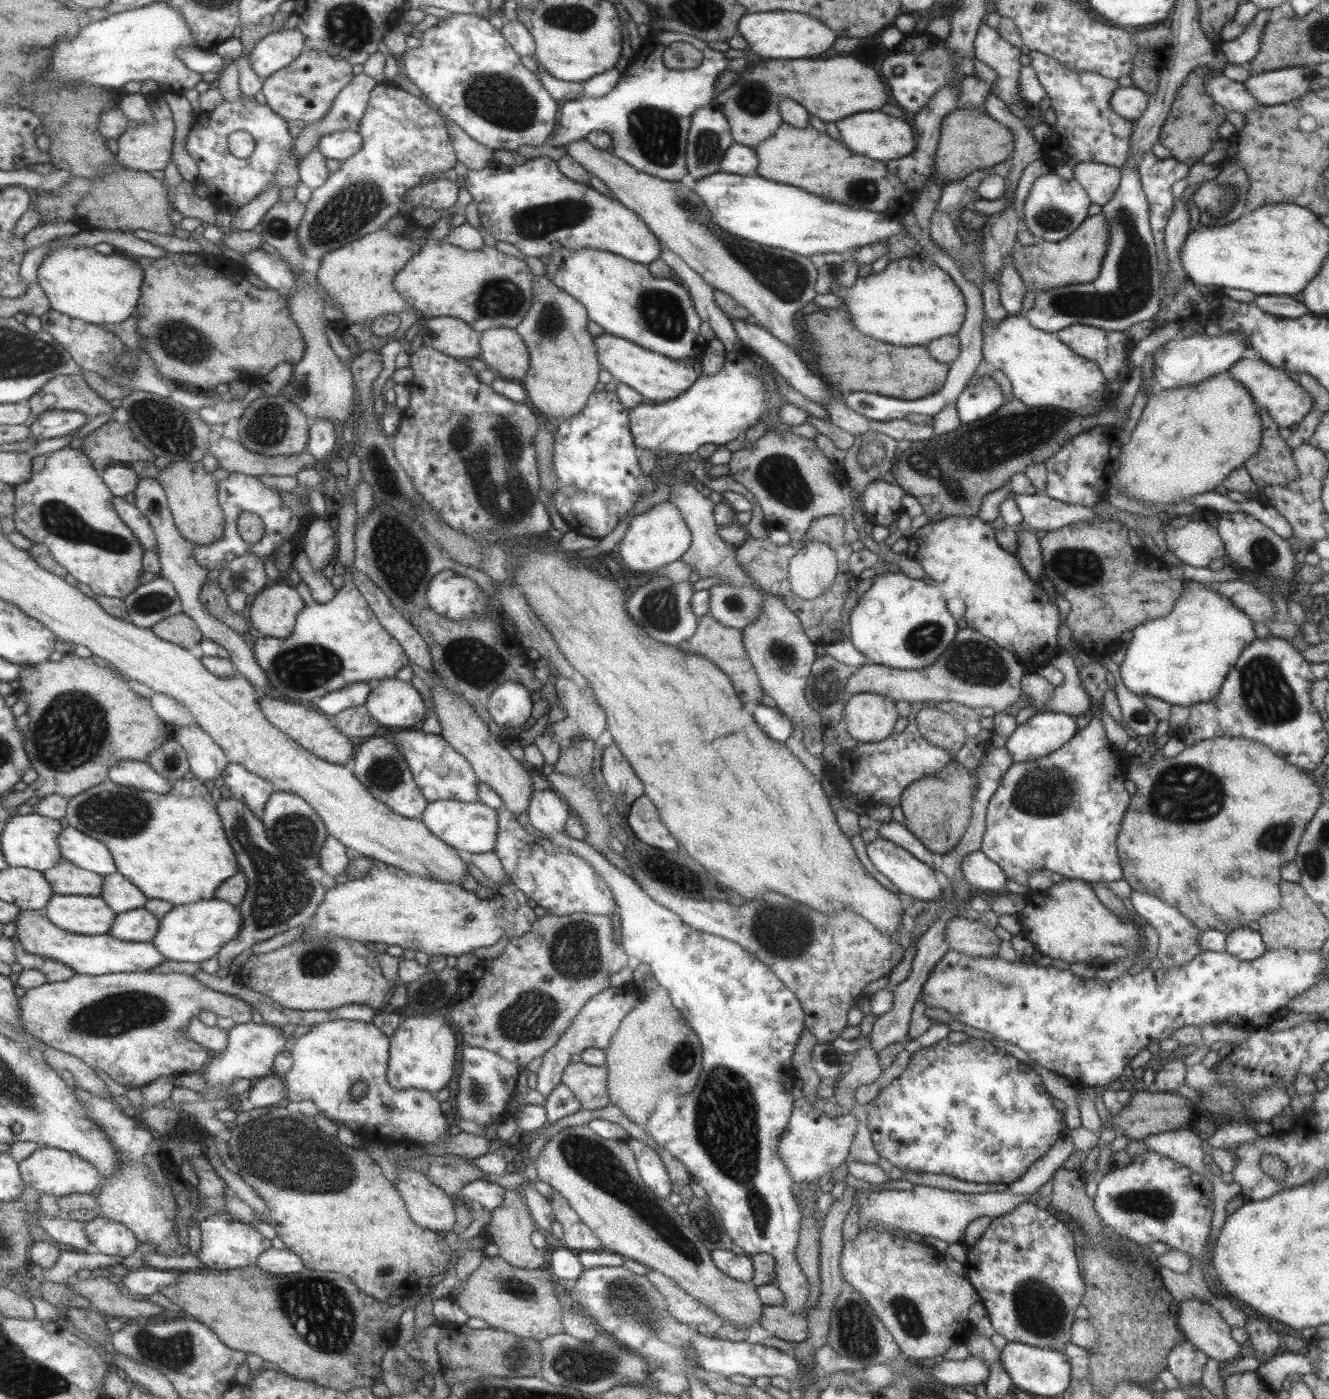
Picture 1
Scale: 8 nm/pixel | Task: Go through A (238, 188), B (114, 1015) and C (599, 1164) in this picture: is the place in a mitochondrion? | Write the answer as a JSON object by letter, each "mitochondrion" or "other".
{"A":"other","B":"mitochondrion","C":"mitochondrion"}

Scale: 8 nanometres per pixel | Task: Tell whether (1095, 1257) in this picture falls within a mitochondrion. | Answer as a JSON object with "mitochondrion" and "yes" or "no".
{"mitochondrion":"no"}

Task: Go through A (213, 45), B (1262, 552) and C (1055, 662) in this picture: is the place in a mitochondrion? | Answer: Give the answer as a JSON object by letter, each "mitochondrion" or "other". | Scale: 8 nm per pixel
{"A":"other","B":"mitochondrion","C":"other"}

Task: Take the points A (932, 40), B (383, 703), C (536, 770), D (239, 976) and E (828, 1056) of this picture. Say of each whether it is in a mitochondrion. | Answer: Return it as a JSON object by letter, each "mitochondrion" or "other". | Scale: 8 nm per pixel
{"A":"other","B":"other","C":"other","D":"other","E":"mitochondrion"}

